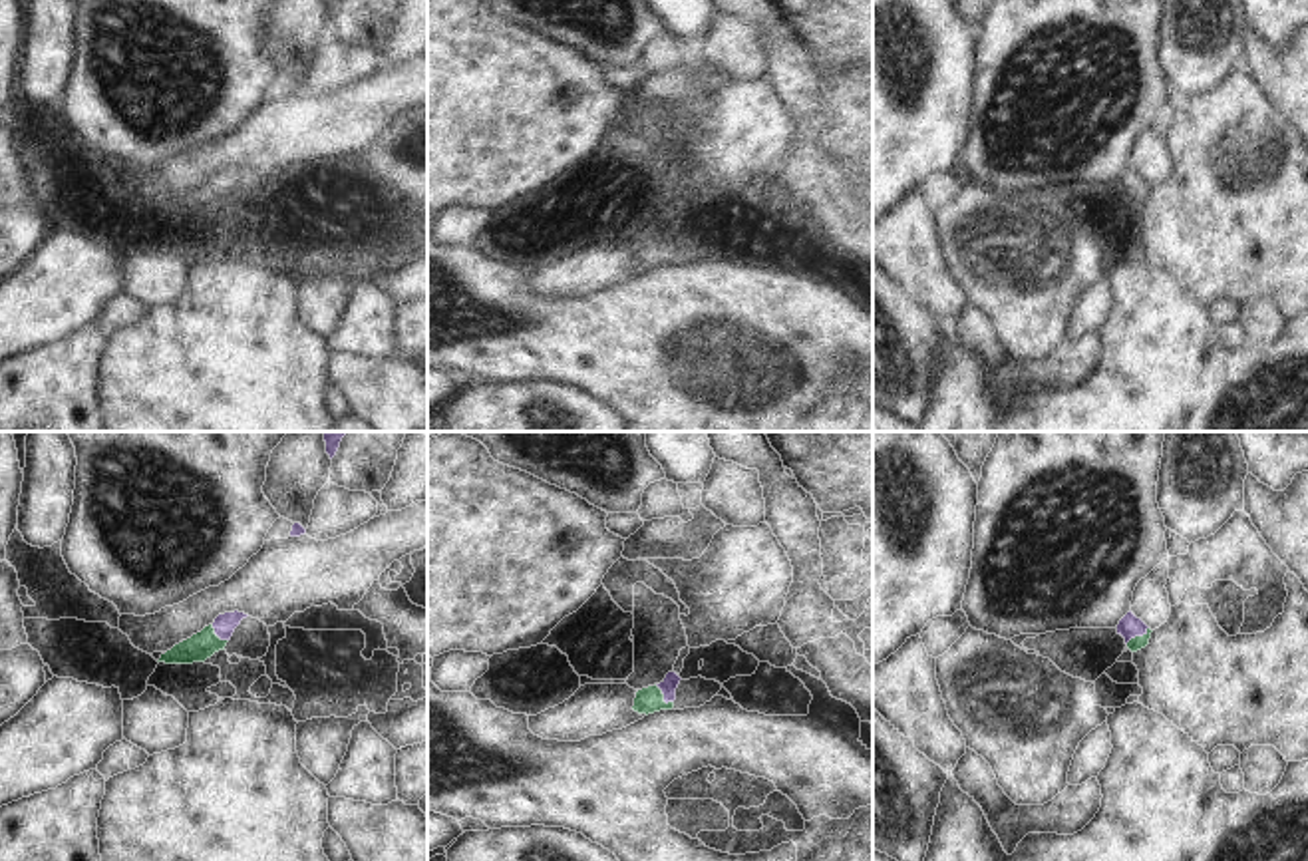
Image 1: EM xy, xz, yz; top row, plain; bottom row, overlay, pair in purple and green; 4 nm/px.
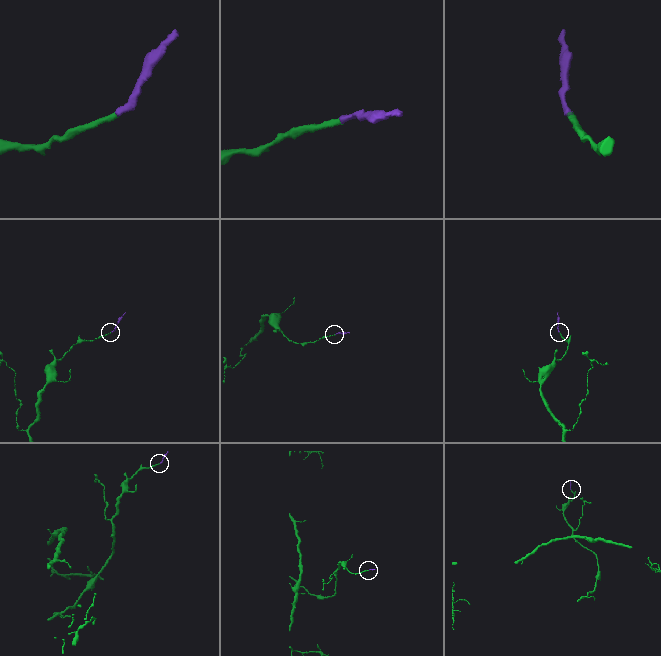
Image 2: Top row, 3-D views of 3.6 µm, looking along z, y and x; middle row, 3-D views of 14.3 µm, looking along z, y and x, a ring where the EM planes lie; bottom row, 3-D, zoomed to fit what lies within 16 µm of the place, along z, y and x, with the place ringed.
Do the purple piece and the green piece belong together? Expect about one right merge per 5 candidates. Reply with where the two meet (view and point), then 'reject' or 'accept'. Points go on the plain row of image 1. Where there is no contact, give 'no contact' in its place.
xz (664, 251) | accept

